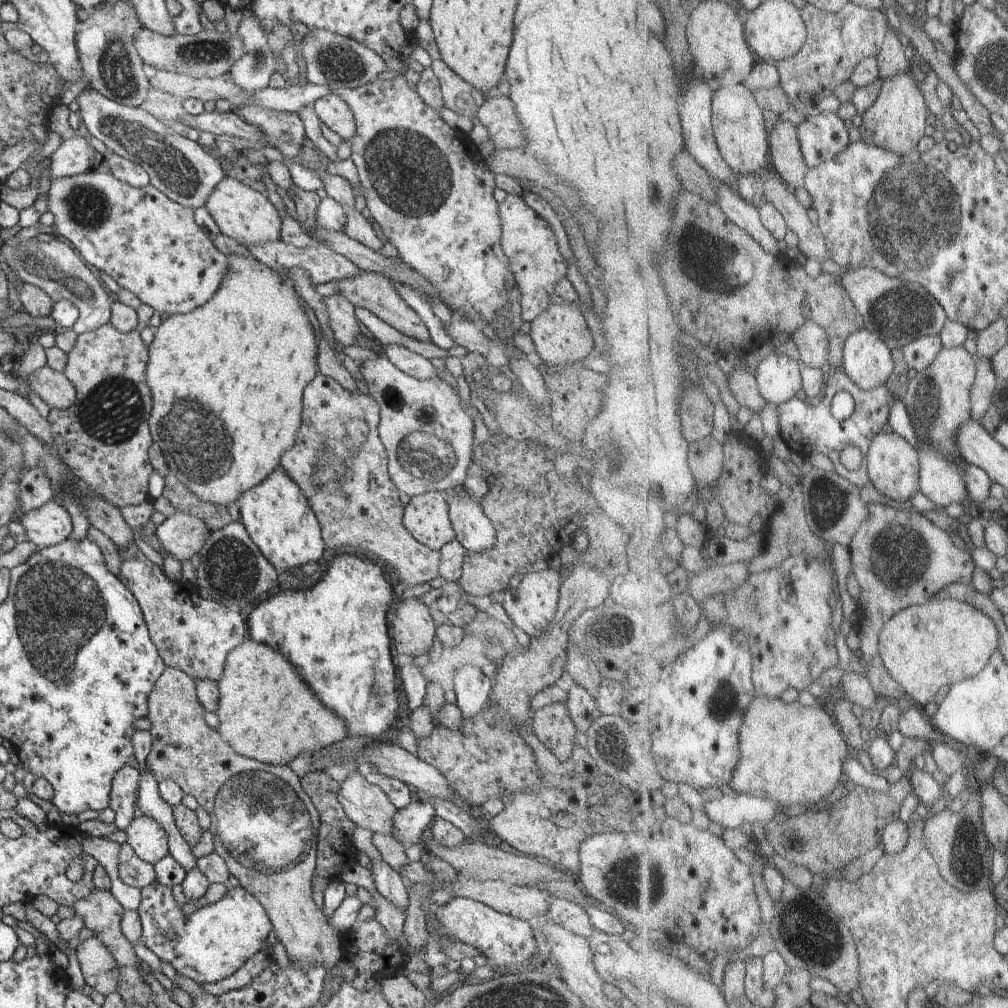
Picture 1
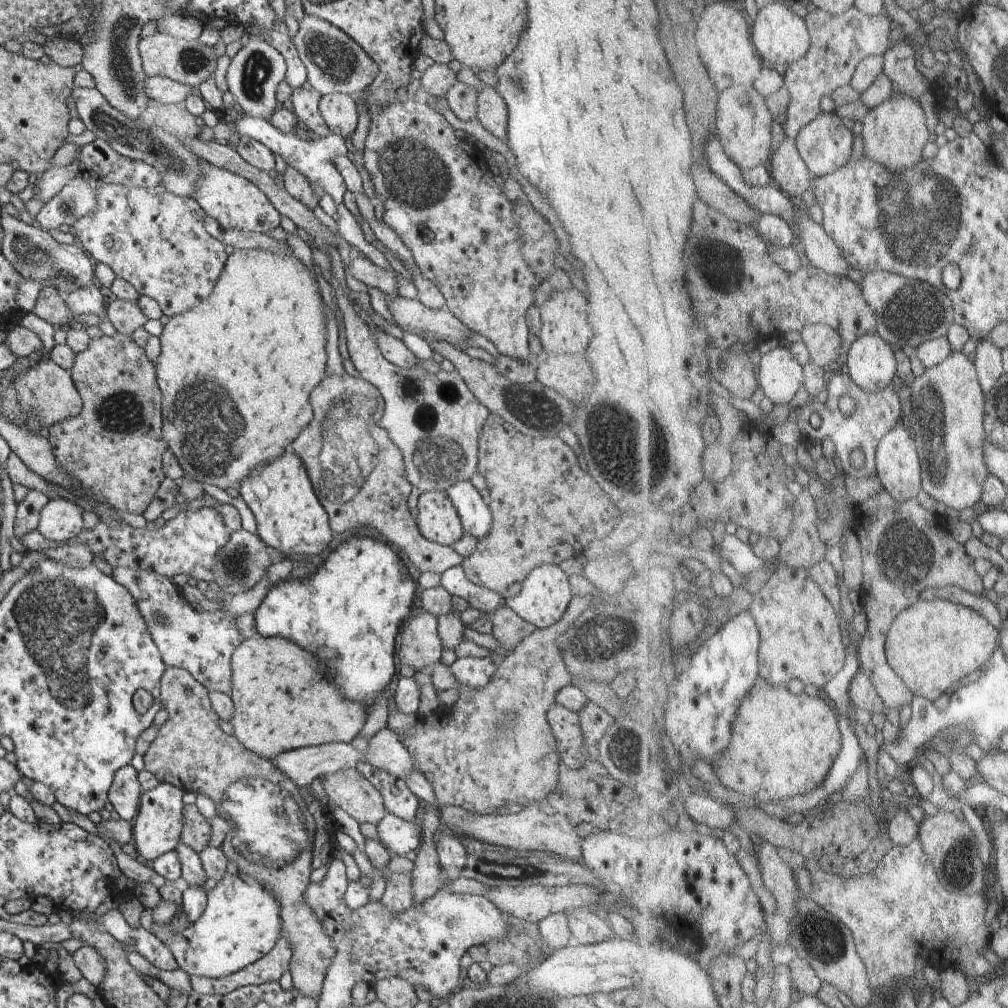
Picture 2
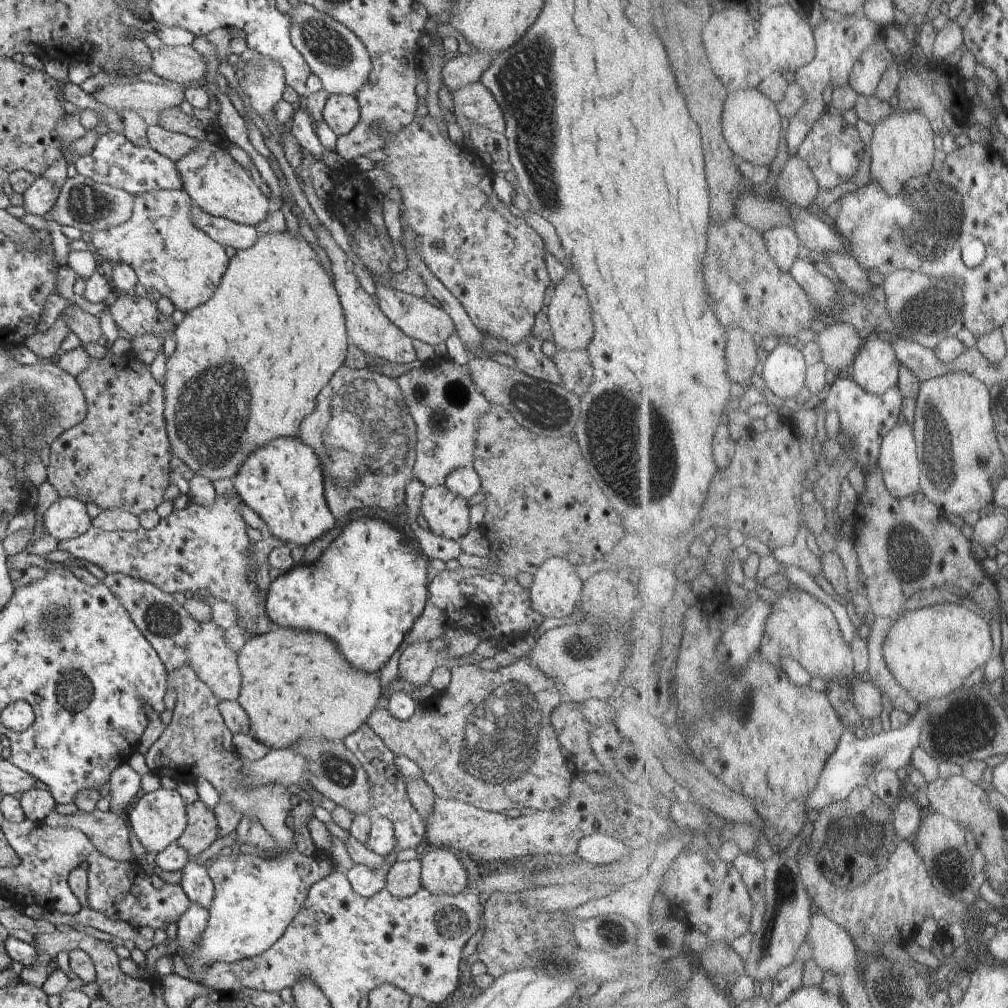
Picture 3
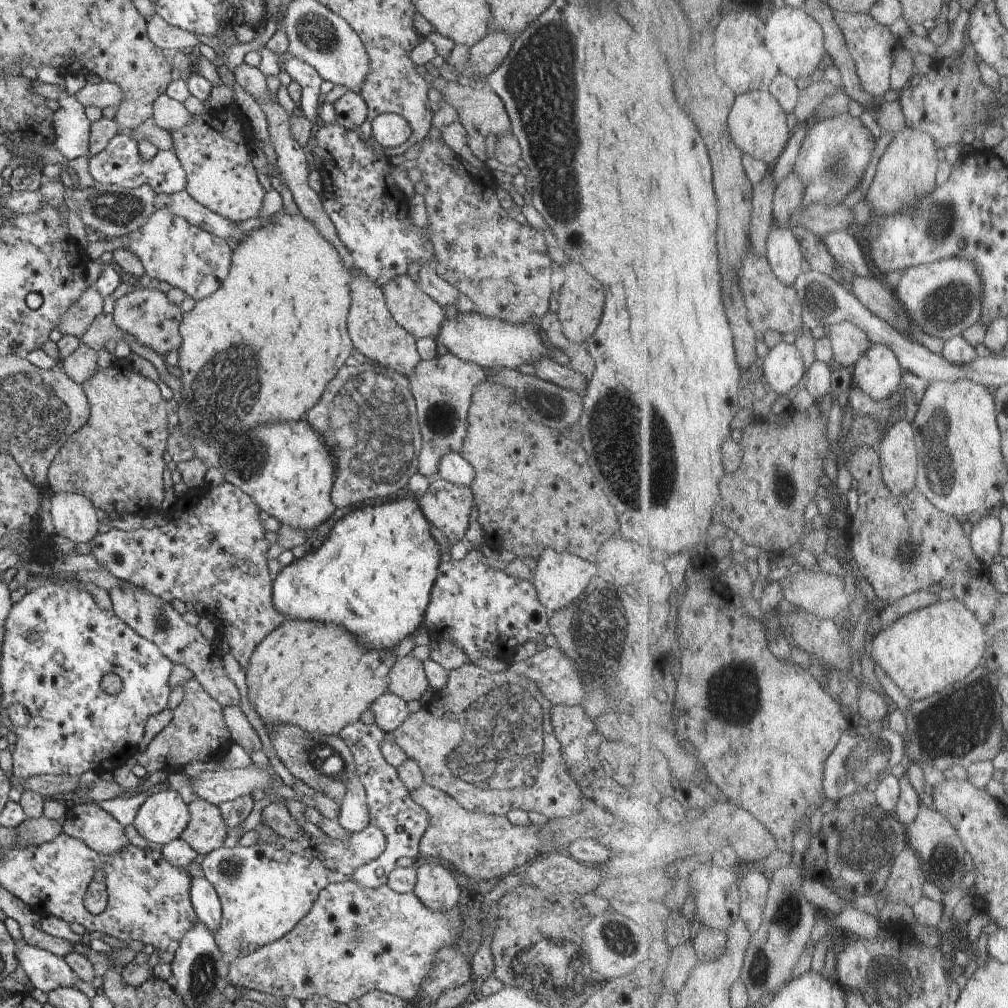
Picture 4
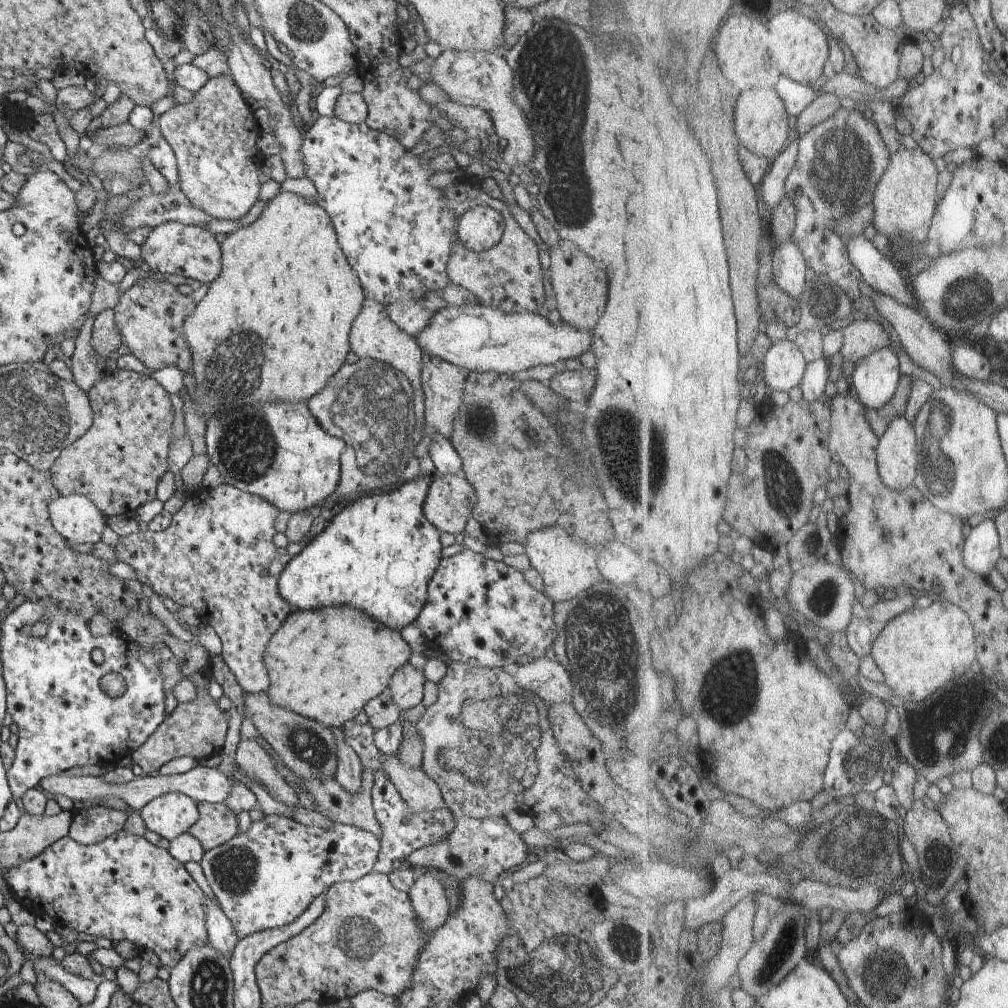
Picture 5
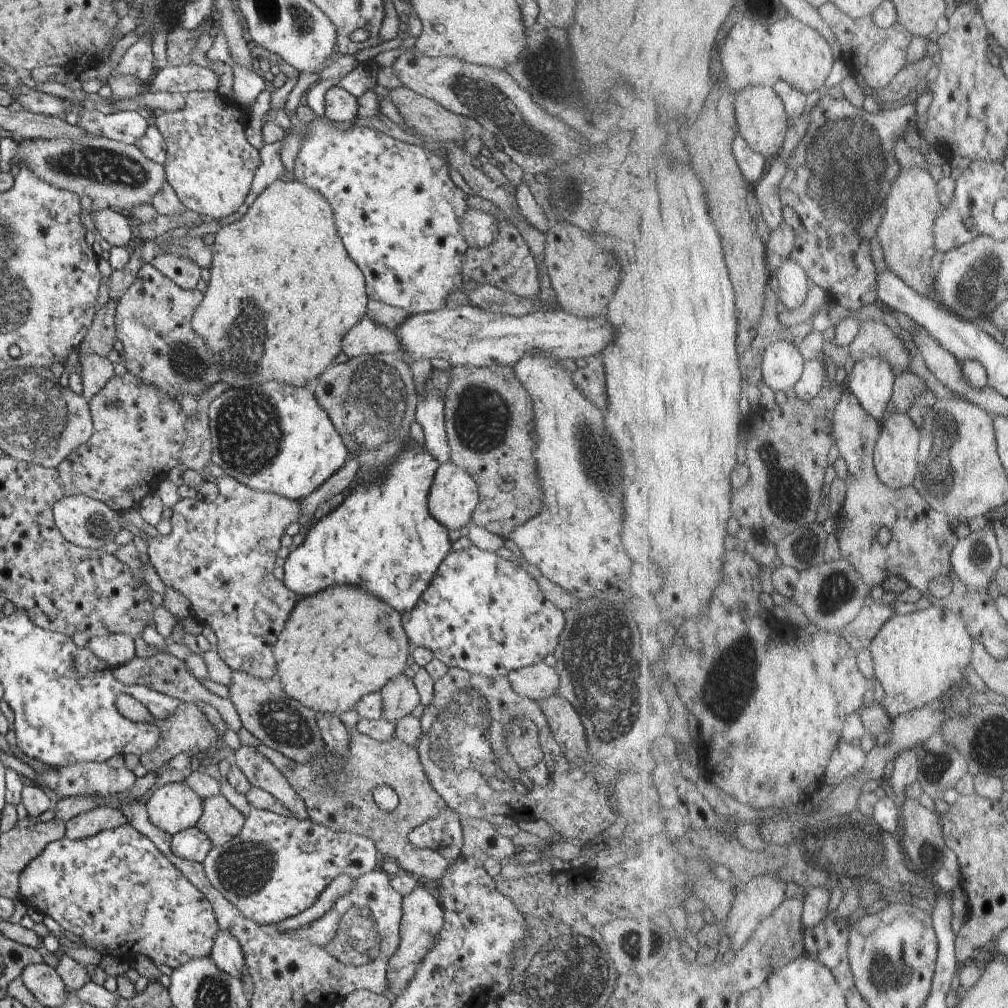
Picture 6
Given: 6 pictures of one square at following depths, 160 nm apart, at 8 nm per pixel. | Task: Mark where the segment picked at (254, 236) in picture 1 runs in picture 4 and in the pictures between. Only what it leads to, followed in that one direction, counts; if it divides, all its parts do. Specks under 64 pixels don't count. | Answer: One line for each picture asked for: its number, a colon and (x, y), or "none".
2: (237, 203)
3: (216, 183)
4: (216, 148)

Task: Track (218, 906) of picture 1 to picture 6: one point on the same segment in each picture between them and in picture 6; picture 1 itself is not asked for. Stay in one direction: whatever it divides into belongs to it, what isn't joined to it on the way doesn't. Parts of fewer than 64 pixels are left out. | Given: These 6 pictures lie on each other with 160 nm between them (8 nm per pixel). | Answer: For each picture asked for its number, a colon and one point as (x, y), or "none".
2: (242, 920)
3: (255, 898)
4: (266, 889)
5: (263, 878)
6: (277, 867)

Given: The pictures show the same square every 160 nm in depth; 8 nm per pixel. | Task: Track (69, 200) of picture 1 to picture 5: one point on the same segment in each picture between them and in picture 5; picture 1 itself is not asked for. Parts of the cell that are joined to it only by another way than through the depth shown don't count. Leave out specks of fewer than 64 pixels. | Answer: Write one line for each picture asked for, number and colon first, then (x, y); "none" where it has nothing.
2: (157, 240)
3: (168, 253)
4: (171, 250)
5: (191, 251)

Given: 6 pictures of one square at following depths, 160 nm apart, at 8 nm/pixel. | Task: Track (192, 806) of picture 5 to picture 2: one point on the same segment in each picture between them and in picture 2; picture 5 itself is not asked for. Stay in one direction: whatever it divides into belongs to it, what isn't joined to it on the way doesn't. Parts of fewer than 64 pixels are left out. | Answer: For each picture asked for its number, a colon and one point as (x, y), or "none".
2: (157, 829)
3: (159, 818)
4: (163, 816)

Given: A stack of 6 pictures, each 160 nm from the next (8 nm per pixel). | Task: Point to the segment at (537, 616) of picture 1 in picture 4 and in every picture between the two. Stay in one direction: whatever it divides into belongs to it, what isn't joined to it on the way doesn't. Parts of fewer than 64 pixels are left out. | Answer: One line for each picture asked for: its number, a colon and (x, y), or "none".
2: (544, 596)
3: (556, 587)
4: (559, 579)

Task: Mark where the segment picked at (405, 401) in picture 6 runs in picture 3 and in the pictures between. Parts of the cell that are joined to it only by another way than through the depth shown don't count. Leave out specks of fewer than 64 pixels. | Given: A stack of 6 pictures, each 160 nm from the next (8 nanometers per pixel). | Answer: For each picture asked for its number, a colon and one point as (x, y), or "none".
3: (367, 433)
4: (367, 414)
5: (369, 404)

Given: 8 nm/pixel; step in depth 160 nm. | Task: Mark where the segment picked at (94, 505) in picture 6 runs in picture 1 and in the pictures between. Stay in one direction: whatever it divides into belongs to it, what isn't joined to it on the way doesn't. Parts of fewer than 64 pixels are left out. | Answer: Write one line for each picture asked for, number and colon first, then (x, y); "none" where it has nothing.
1: (49, 525)
2: (61, 519)
3: (67, 518)
4: (74, 517)
5: (75, 517)

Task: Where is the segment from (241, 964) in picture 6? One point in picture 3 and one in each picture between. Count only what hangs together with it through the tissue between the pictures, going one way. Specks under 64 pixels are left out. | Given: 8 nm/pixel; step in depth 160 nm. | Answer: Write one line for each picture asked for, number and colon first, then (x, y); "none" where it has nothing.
3: (196, 883)
4: (206, 902)
5: (221, 934)

